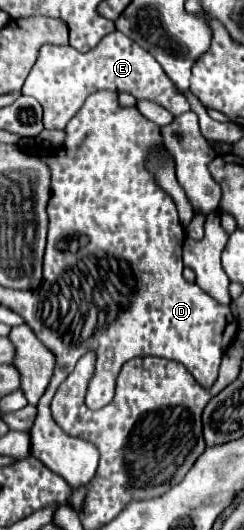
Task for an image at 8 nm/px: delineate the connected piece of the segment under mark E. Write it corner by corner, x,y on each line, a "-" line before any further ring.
121,32
107,34
93,50
79,52
73,46
43,46
39,58
23,86
23,94
33,96
43,106
43,124
47,130
65,128
67,122
81,110
85,100
99,92
129,92
137,100
149,100
173,116
189,112
189,102
179,88
165,76
161,64
139,44

